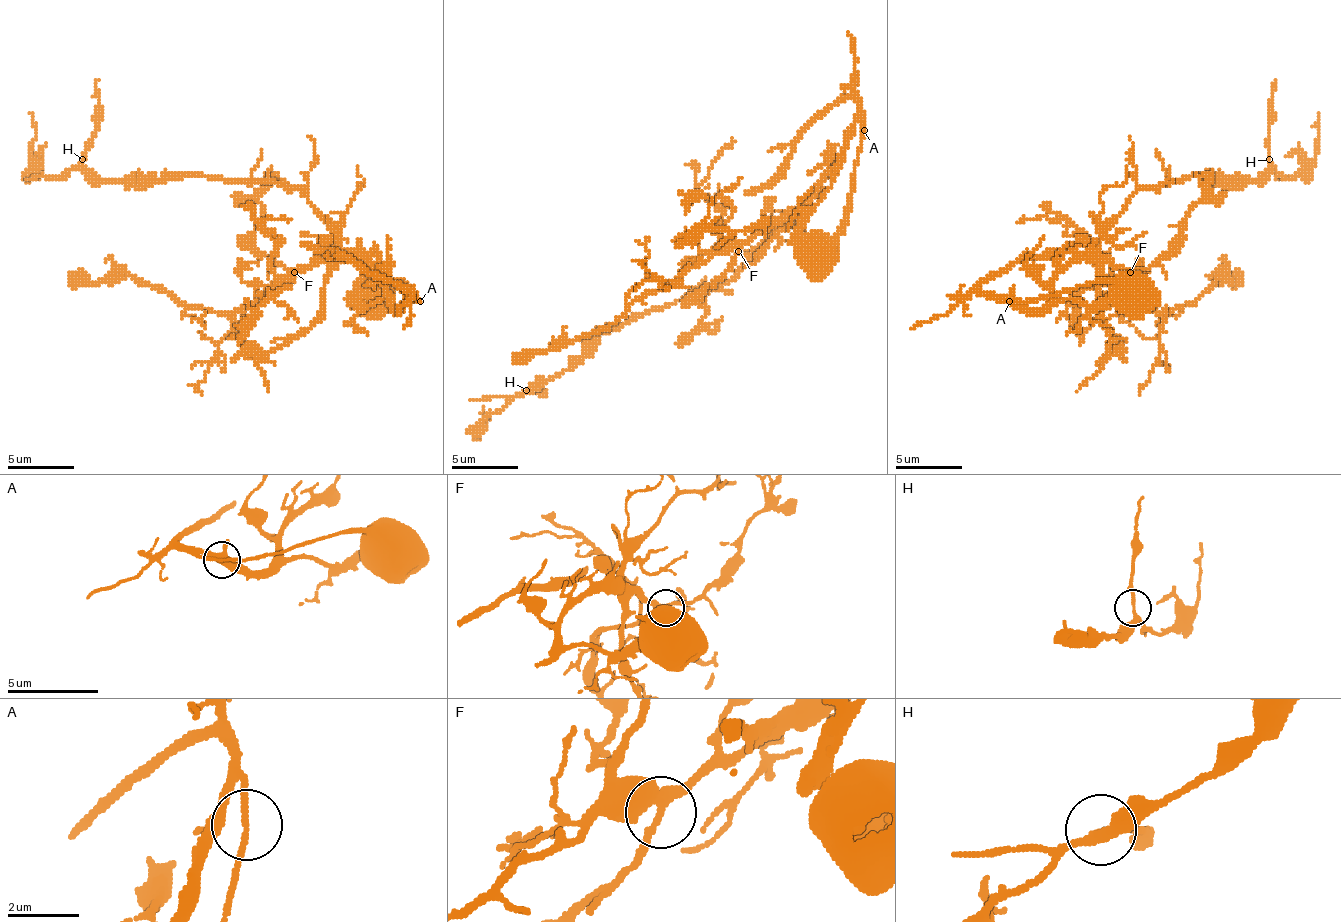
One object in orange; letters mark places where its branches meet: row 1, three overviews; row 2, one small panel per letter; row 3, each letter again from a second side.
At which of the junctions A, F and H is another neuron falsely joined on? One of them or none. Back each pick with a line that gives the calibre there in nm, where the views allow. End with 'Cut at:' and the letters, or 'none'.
Cut at: none

